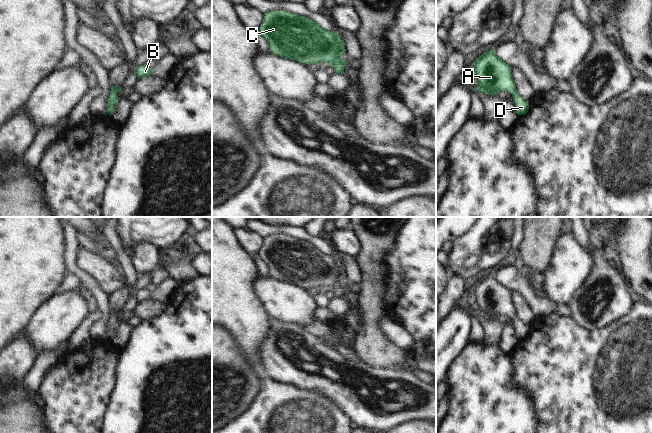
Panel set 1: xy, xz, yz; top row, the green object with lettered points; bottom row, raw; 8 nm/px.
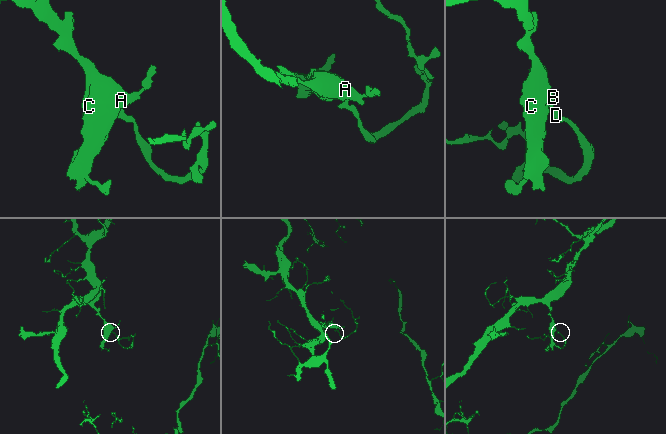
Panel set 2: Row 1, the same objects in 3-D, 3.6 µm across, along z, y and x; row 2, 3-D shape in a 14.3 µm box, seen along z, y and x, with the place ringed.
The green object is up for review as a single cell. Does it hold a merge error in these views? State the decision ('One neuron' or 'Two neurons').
One neuron

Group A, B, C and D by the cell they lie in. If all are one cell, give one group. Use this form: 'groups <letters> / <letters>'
groups A B C D

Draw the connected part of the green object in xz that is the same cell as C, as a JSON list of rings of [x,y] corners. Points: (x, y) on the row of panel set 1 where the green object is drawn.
[[[285,10],[270,11],[265,14],[265,20],[257,32],[267,40],[272,54],[307,65],[326,62],[335,69],[335,73],[344,74],[344,65],[348,61],[341,58],[345,51],[343,39],[338,32],[326,30],[306,16]]]

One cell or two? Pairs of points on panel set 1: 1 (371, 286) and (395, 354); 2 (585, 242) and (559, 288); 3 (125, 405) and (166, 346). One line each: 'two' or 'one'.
1: one
2: two
3: one

